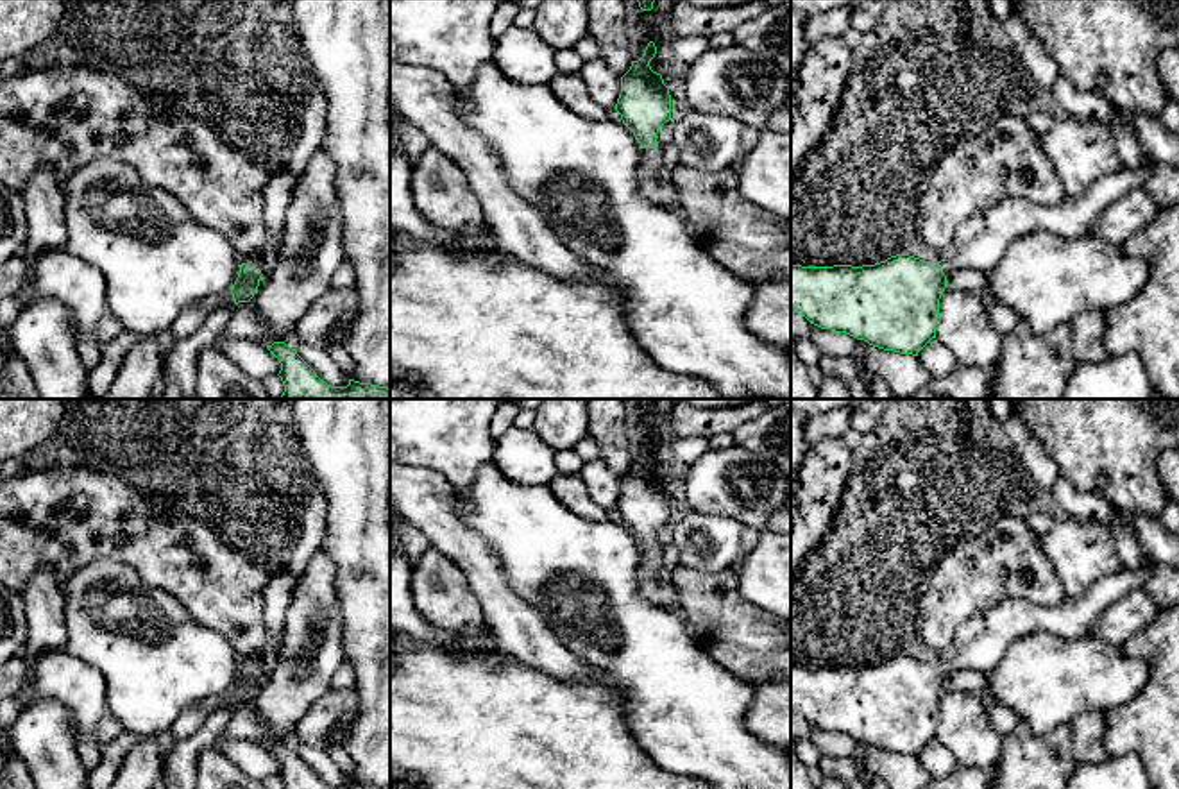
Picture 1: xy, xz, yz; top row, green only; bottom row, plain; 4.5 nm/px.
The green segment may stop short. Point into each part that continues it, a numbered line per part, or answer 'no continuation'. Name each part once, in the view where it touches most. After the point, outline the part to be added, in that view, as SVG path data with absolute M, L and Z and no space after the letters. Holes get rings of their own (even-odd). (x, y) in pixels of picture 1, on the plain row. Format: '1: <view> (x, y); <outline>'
1: xy (254, 661); M254 651L254 653L249 653L247 657L243 657L242 664L261 671L263 657L265 657L263 653Z

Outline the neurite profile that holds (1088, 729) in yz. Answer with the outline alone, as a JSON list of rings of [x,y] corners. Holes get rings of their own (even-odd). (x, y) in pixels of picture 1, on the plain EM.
[[[1088,710],[1070,723],[1072,753],[1077,764],[1098,764],[1107,759],[1104,746],[1106,714]]]

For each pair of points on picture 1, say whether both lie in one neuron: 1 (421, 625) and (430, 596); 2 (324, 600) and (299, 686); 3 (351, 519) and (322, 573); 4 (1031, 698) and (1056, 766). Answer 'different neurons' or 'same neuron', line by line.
1: different neurons
2: same neuron
3: different neurons
4: different neurons

